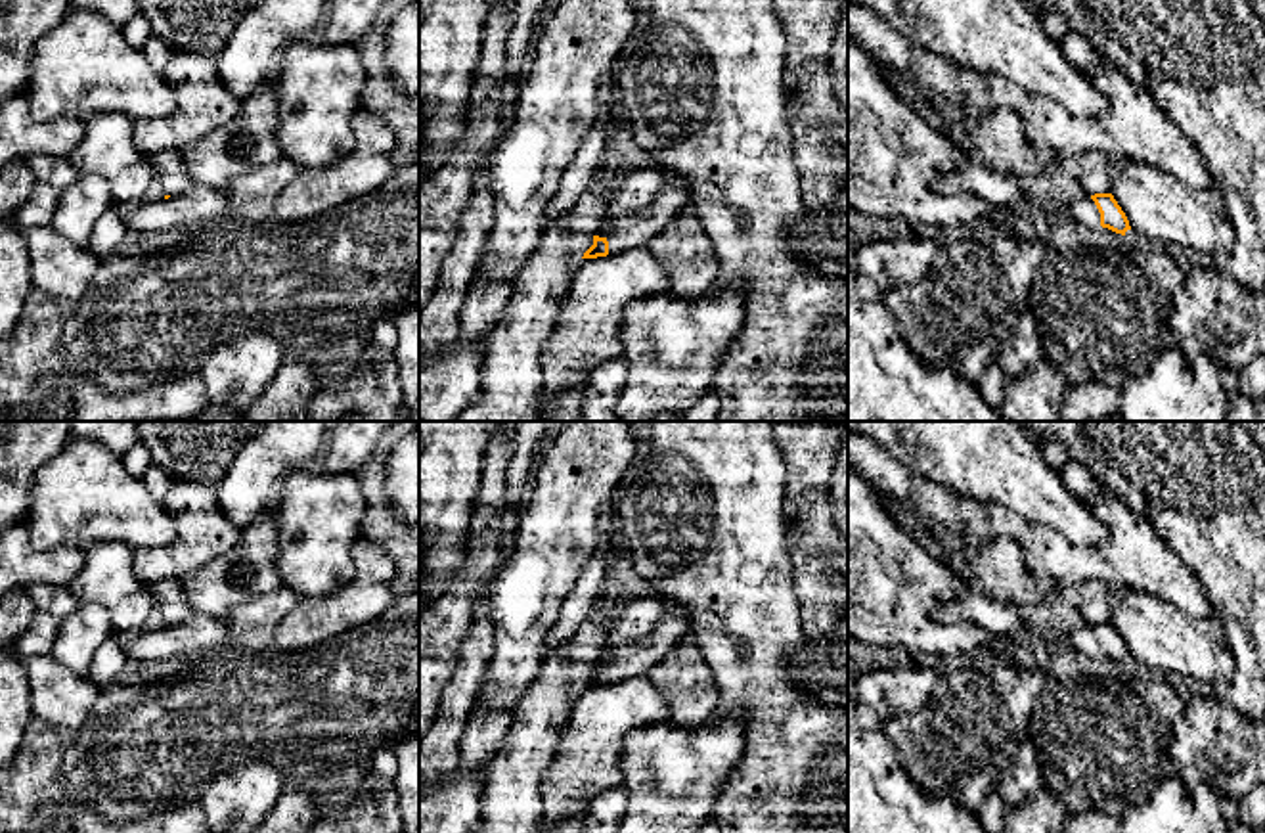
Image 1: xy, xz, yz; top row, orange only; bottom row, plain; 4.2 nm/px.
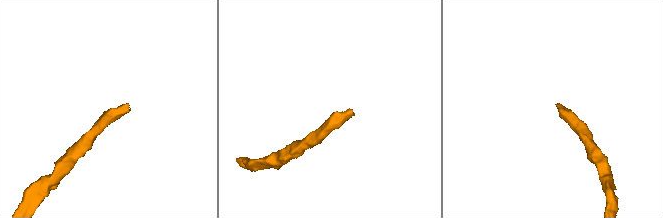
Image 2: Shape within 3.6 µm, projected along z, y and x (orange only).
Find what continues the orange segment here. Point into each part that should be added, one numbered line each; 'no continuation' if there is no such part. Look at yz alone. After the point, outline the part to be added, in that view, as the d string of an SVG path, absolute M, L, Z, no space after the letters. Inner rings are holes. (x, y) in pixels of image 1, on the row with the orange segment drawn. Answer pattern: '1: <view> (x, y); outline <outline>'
1: yz (1084, 211); outline M1085 195L1083 199L1068 205L1072 216L1085 224L1087 228L1100 228L1100 213L1095 205L1095 201L1091 199L1091 195Z

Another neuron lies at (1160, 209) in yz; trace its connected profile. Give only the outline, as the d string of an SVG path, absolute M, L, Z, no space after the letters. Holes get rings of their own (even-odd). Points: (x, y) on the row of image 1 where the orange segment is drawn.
M1108 157L1110 193L1143 243L1231 253L1234 228L1217 190L1192 188L1146 163Z

